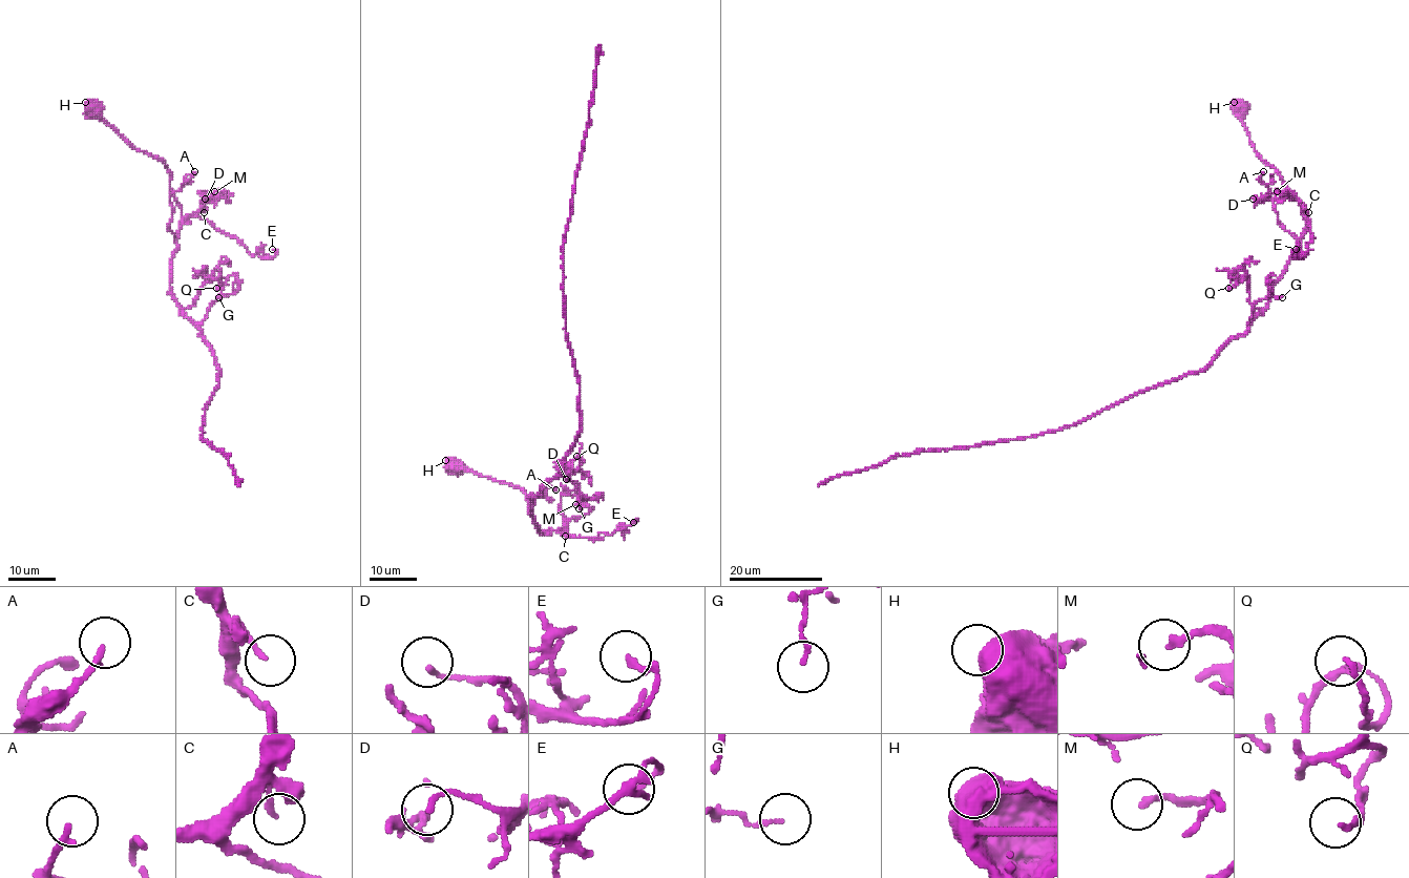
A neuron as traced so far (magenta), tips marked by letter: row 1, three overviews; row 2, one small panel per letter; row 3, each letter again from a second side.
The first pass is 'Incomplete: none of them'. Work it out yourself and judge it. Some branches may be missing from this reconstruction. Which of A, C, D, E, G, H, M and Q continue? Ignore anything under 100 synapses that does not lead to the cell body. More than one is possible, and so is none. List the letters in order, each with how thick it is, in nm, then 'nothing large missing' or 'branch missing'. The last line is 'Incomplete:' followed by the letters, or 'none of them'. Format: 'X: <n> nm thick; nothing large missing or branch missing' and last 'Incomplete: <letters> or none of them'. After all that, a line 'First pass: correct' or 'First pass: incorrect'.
A: 190 nm thick; nothing large missing
C: 150 nm thick; nothing large missing
D: 150 nm thick; nothing large missing
E: 170 nm thick; nothing large missing
G: 110 nm thick; nothing large missing
H: 700 nm thick; nothing large missing
M: 190 nm thick; nothing large missing
Q: 150 nm thick; nothing large missing
Incomplete: none of them
First pass: correct

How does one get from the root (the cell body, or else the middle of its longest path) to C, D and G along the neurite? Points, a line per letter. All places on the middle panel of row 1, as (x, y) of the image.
C: (580, 413), (580, 433), (564, 468), (531, 499), (537, 528), (563, 529), (565, 536)
D: (580, 413), (564, 468), (531, 499), (540, 531), (564, 526), (560, 498), (576, 485), (566, 479)
G: (580, 413), (580, 433), (560, 475), (579, 492), (579, 508)

